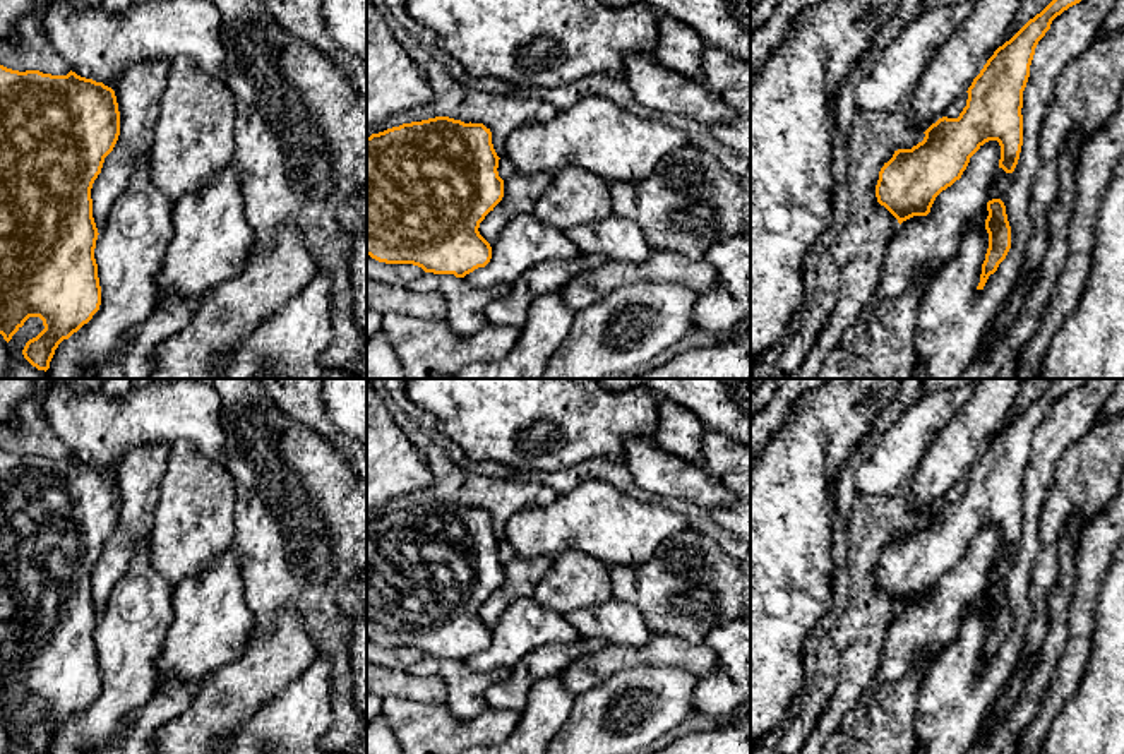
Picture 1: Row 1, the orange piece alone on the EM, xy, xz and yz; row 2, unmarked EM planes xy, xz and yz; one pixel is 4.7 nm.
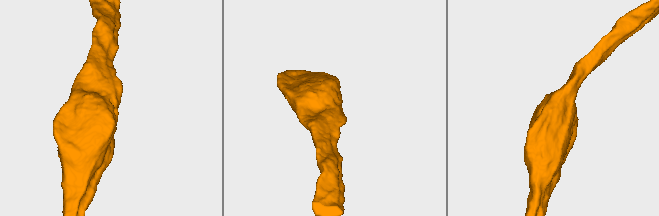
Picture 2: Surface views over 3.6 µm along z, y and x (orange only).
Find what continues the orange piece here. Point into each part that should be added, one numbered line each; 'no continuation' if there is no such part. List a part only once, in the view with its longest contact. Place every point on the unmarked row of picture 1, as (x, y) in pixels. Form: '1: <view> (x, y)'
no continuation

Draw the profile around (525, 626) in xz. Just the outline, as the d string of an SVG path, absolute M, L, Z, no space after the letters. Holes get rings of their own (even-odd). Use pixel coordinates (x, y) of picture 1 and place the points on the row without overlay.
M535 596L511 603L490 631L490 646L464 660L473 672L512 668L531 651L579 639L565 615L543 608Z

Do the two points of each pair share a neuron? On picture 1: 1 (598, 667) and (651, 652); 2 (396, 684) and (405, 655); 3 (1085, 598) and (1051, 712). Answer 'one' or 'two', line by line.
1: one
2: two
3: one

